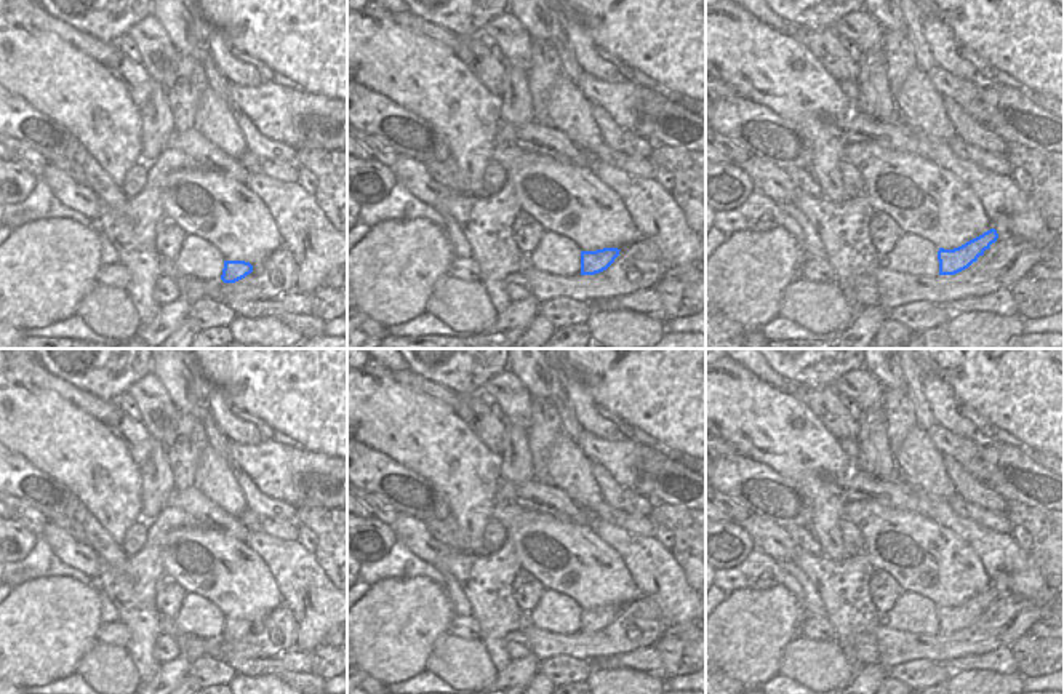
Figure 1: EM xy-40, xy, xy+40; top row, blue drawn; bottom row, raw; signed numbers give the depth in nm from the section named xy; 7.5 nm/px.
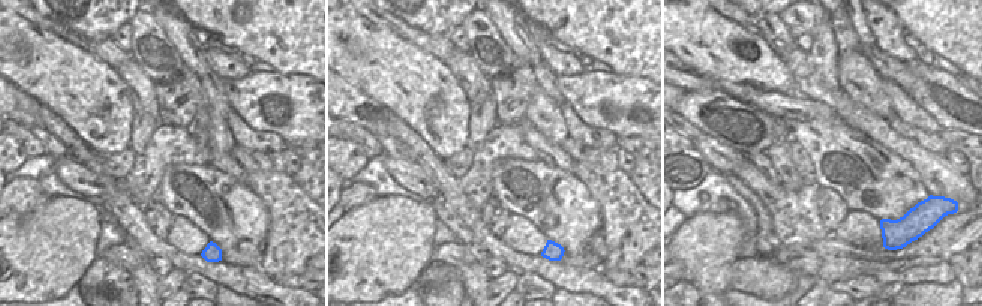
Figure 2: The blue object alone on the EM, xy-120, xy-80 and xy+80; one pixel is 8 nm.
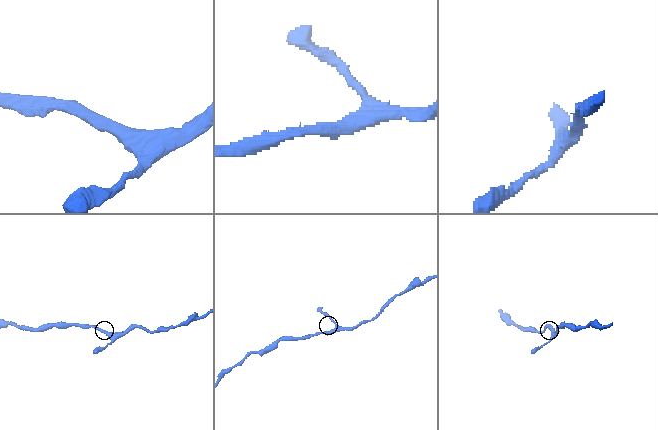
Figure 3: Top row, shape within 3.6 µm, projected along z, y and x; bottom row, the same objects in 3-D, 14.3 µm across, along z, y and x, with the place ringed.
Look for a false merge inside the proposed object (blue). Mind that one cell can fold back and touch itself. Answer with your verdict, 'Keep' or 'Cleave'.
Keep

